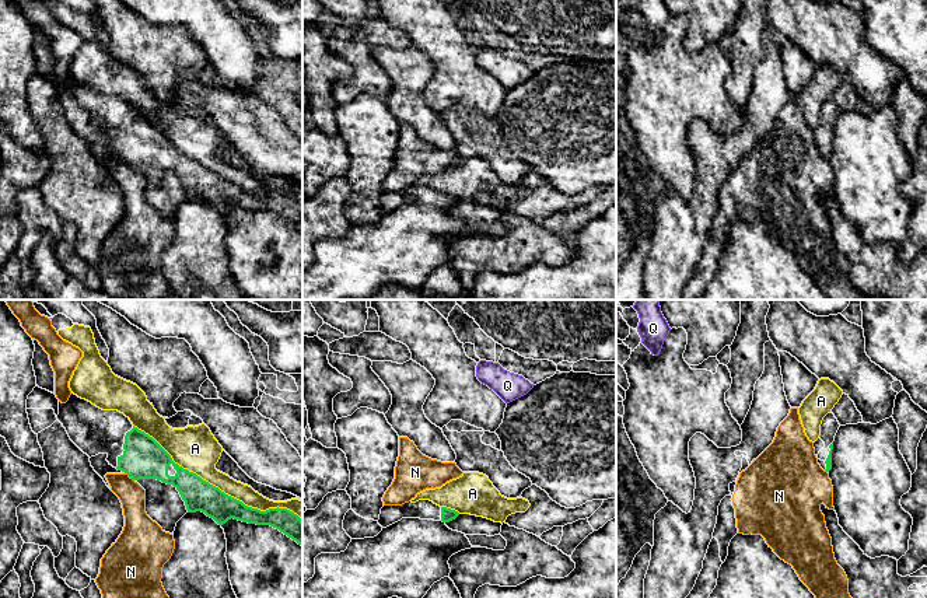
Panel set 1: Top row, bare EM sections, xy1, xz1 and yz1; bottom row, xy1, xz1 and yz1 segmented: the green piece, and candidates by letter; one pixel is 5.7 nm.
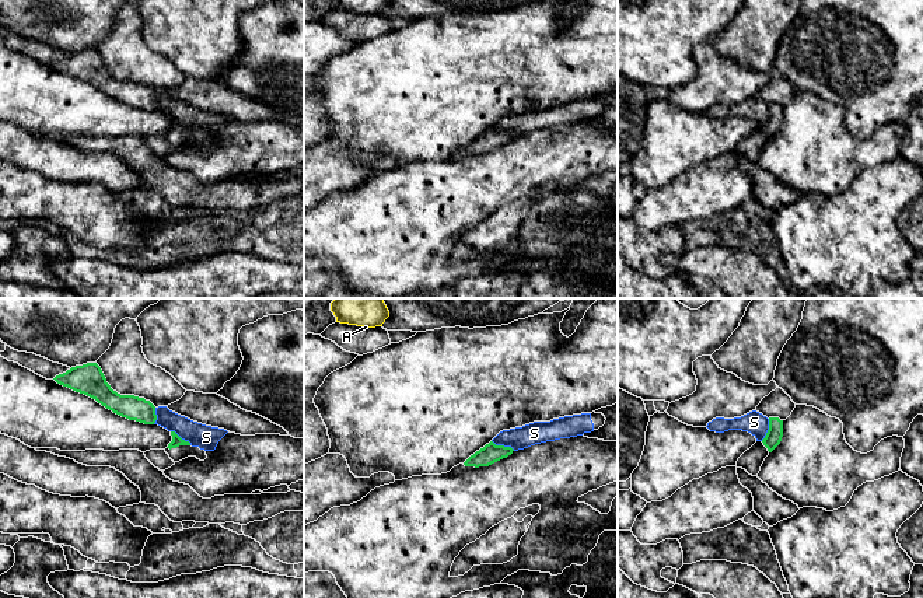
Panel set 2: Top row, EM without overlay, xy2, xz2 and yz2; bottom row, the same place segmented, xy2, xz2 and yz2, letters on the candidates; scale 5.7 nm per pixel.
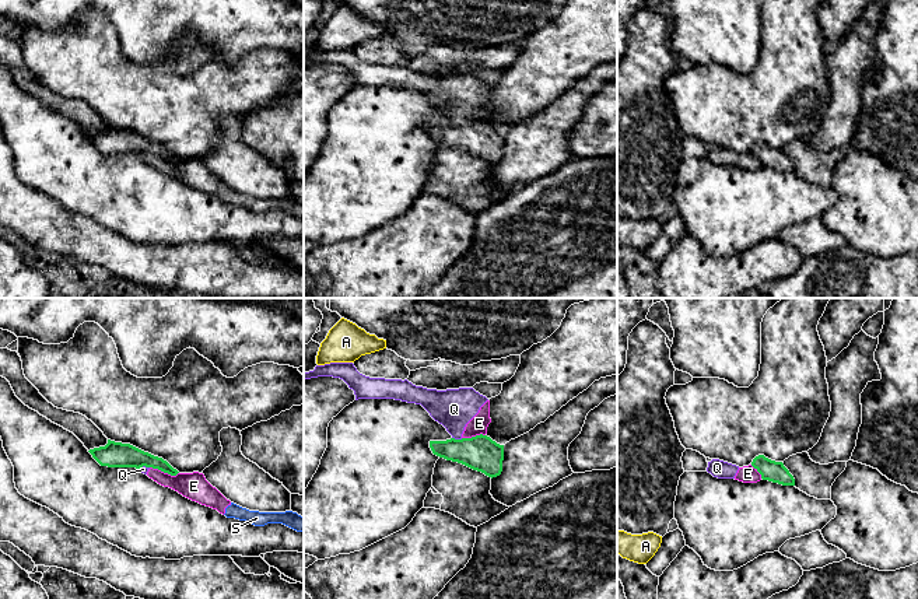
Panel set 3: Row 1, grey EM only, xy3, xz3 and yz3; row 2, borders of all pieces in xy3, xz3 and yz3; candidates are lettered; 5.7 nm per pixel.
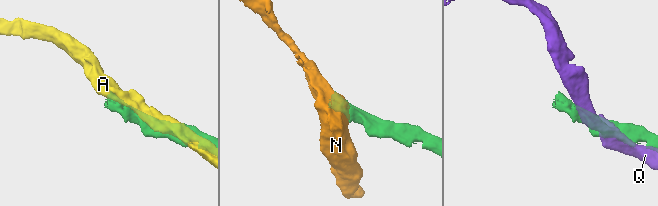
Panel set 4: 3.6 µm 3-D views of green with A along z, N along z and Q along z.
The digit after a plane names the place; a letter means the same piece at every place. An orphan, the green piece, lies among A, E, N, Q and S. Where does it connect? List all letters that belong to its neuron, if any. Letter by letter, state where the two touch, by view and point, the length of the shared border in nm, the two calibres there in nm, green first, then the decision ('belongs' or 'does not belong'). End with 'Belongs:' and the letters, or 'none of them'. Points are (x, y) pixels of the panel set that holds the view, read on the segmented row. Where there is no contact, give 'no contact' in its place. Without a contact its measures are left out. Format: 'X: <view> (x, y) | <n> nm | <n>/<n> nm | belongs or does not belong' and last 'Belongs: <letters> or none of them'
A: xy1 (217, 488) | 1100 nm | 180/260 nm | does not belong
E: xy3 (164, 472) | 170 nm | 140/160 nm | does not belong
N: xy1 (129, 476) | 80 nm | 240/150 nm | does not belong
Q: xz3 (458, 440) | 60 nm | 200/220 nm | does not belong
S: xz2 (503, 446) | 150 nm | 110/130 nm | does not belong
Belongs: none of them

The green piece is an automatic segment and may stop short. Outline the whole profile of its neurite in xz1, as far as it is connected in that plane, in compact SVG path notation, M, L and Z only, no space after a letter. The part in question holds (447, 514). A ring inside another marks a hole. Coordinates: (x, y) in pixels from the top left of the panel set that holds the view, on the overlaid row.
M430 500L405 503L402 506L384 506L381 508L378 524L386 528L402 518L420 518L449 522L459 515L458 511L440 507Z

